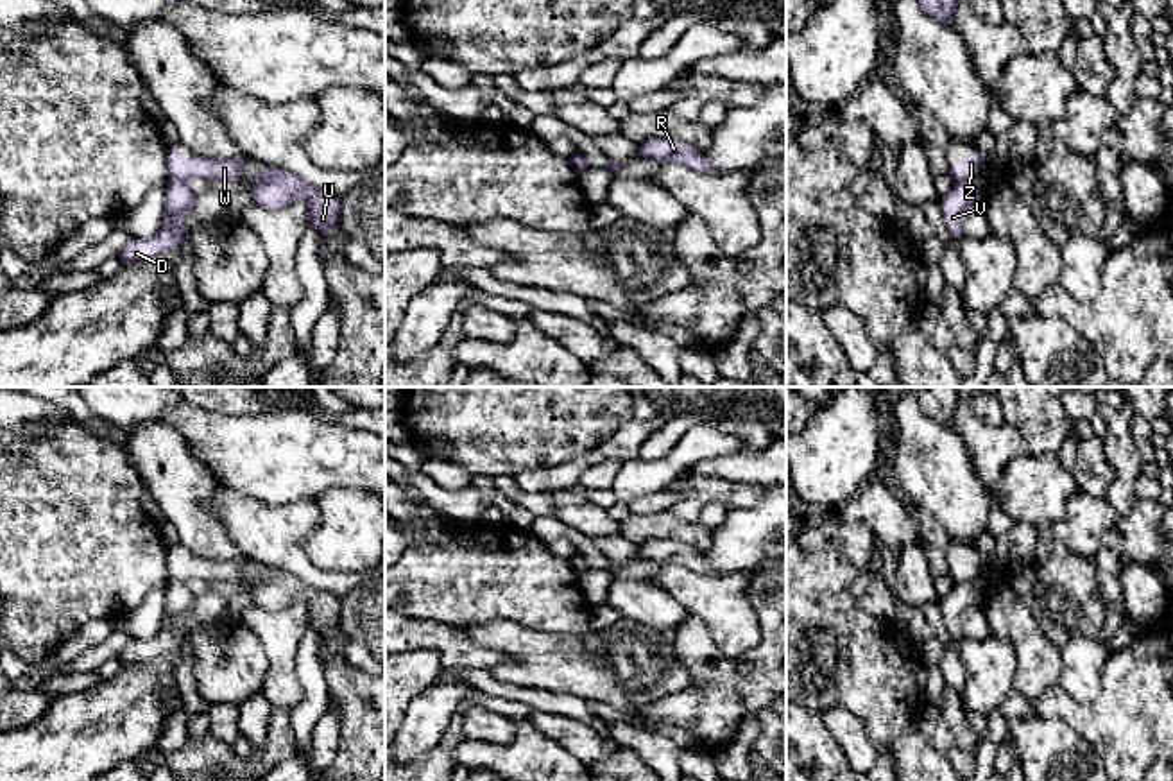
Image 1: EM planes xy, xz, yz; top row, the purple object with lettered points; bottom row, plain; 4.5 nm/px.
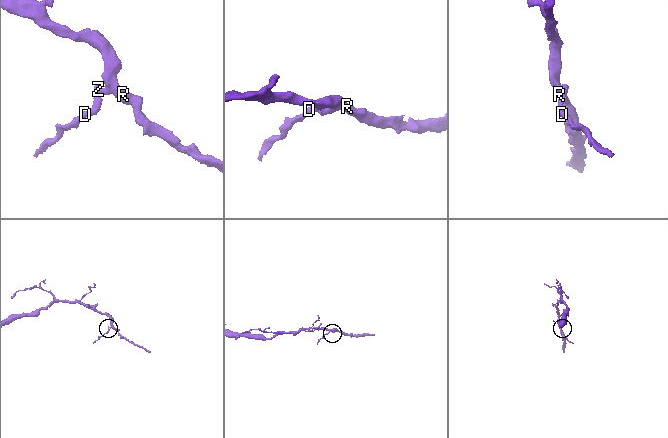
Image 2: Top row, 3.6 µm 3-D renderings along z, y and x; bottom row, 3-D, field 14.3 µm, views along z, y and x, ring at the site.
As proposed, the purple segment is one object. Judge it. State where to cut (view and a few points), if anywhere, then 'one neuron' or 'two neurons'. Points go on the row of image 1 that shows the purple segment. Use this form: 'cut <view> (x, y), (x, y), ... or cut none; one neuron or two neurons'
cut yz (971, 180), (955, 181); two neurons

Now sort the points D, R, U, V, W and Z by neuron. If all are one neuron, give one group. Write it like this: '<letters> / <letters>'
D V / R U W Z

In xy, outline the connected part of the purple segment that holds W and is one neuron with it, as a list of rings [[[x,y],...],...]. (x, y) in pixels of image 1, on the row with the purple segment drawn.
[[[177,143],[168,145],[167,154],[167,168],[170,179],[206,179],[218,181],[218,179],[242,179],[244,168],[249,163],[249,158],[245,159],[210,159],[210,158],[197,158],[197,159],[181,159],[181,149]]]

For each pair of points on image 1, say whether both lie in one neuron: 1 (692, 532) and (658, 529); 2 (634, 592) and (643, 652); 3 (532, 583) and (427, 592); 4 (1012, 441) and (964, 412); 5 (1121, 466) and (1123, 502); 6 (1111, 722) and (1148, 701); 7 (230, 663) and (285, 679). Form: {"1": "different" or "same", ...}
{"1": "same", "2": "different", "3": "same", "4": "same", "5": "same", "6": "same", "7": "different"}

